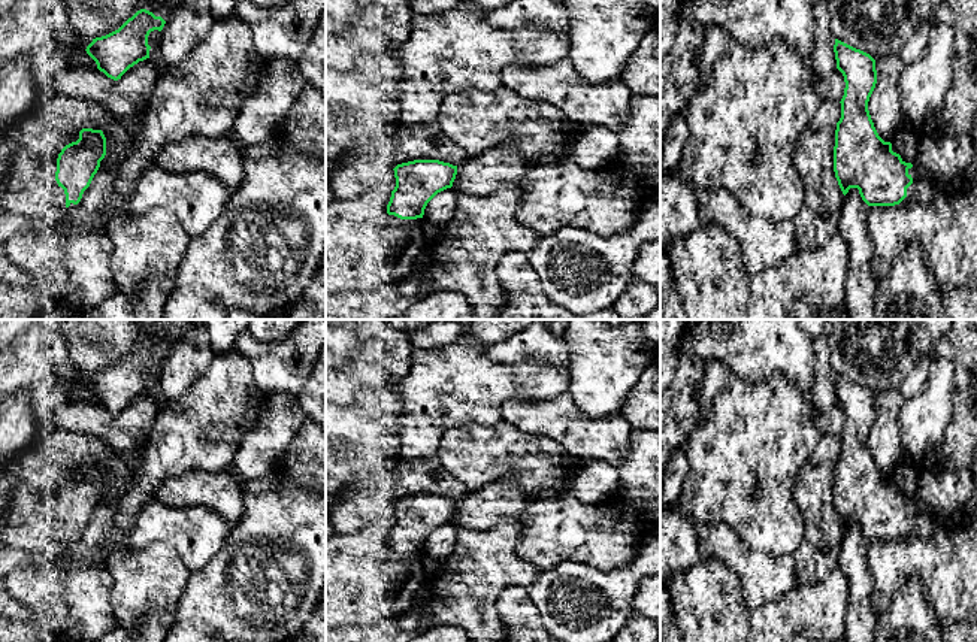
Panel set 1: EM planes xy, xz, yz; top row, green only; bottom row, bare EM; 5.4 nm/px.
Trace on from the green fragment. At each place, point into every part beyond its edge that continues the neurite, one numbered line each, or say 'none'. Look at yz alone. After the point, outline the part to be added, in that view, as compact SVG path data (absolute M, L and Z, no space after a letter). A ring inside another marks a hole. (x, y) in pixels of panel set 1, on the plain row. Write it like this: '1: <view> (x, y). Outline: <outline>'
1: yz (923, 523). Outline: M917 497L908 503L908 509L913 512L913 518L907 523L907 532L901 537L917 536L928 539L932 536L940 518Z

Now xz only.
none

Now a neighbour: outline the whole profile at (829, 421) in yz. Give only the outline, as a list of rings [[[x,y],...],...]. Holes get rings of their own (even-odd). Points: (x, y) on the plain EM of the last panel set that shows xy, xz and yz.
[[[838,403],[823,409],[816,417],[816,426],[822,434],[841,436],[844,430],[844,423],[844,411]]]

